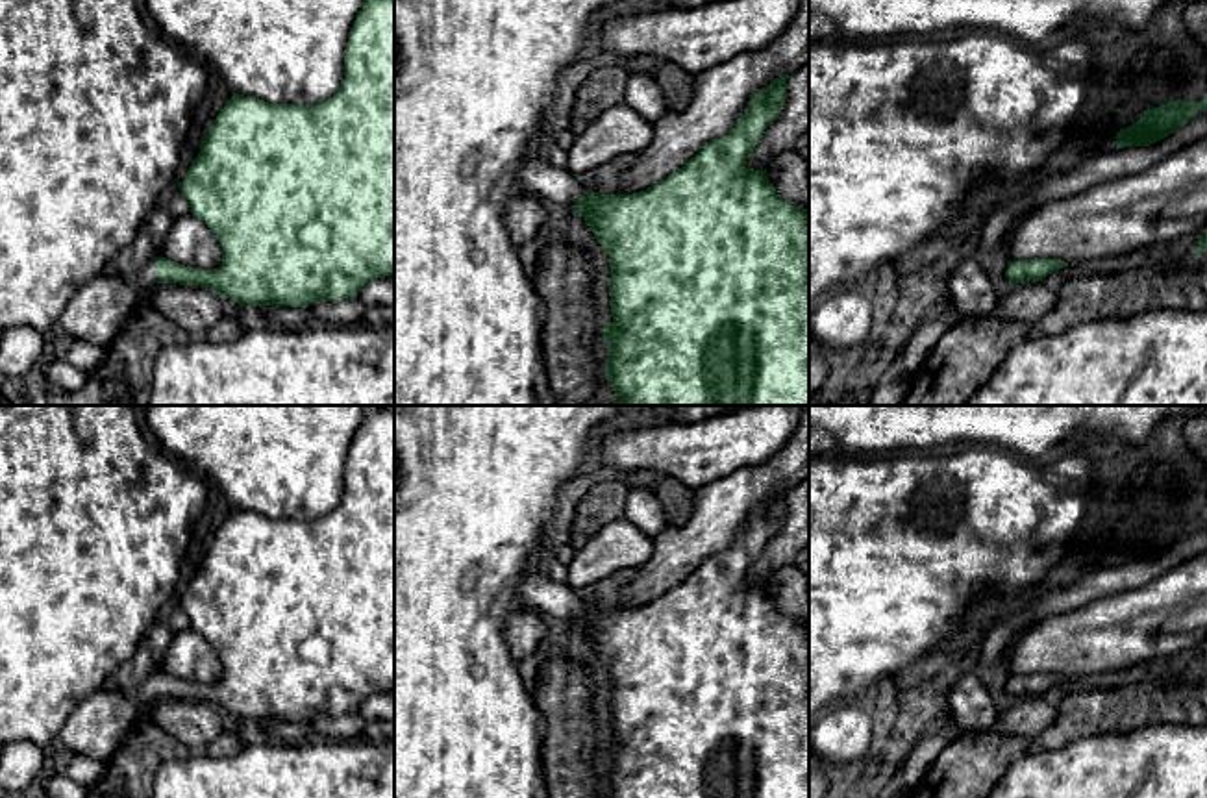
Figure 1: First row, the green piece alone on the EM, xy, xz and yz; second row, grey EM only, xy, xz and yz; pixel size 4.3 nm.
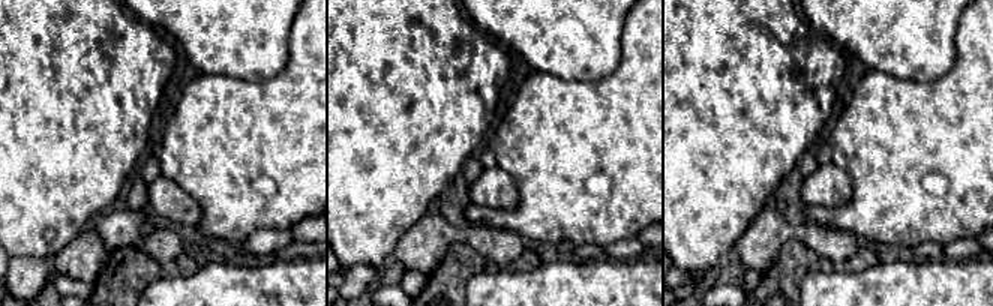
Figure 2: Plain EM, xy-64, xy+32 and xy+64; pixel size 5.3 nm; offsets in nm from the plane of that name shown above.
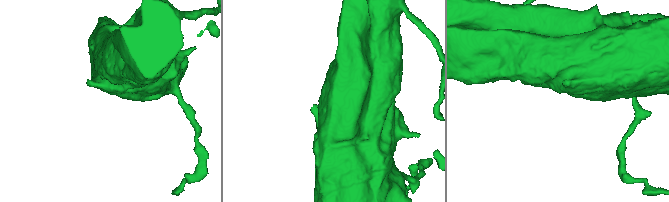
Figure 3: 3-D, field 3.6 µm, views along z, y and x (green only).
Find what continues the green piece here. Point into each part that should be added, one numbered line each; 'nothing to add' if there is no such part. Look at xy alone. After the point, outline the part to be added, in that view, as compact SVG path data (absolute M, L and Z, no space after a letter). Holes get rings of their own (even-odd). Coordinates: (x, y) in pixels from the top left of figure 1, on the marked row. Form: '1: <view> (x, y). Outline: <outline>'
1: xy (147, 280). Outline: M156 257L141 267L137 280L131 283L139 304L146 304L156 287L163 285L163 280L156 274Z

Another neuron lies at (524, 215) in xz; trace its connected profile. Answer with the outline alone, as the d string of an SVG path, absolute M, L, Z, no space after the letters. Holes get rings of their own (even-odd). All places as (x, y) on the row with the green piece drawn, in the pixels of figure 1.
M516 189L505 200L504 222L515 246L529 243L548 220L550 215L537 196Z

